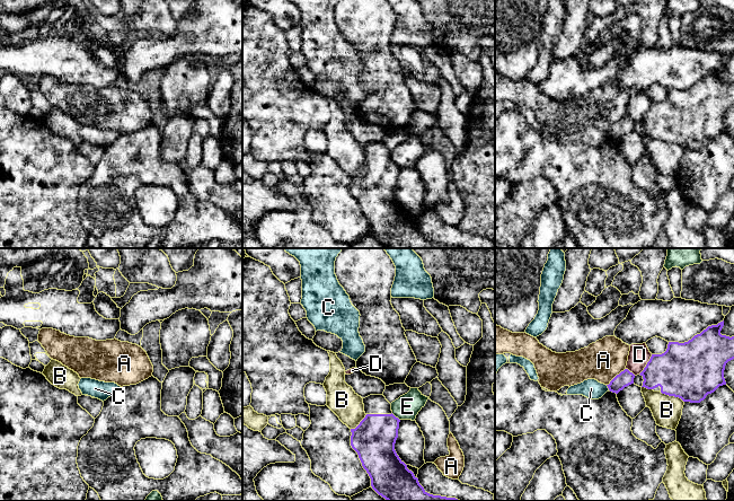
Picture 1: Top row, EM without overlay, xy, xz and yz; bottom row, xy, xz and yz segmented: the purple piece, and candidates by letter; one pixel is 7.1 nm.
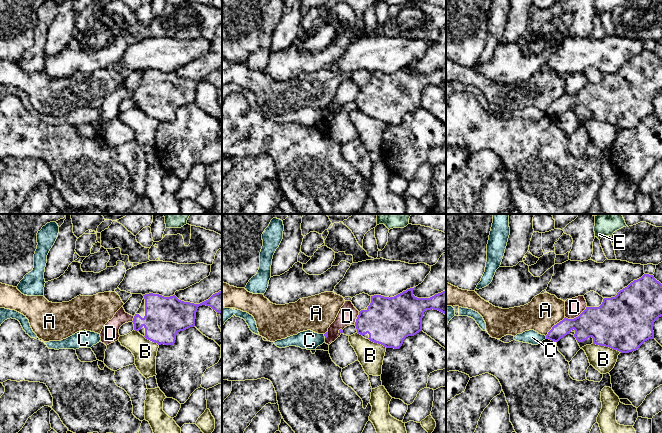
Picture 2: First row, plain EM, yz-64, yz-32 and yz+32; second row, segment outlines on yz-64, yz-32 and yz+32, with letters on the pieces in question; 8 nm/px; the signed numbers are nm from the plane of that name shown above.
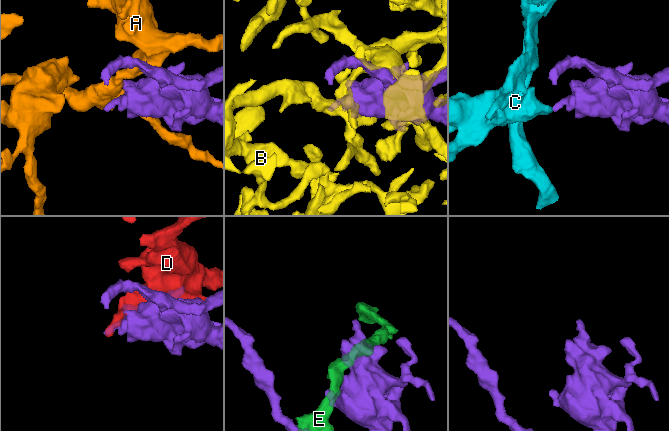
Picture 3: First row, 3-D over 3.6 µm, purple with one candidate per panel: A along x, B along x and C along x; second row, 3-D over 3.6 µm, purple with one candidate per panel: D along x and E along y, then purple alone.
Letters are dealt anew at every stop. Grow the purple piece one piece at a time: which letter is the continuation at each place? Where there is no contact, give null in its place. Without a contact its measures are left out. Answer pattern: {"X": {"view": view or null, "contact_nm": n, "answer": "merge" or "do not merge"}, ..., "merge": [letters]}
{"A": {"view": "yz", "contact_nm": 180, "answer": "do not merge"}, "B": {"view": "yz", "contact_nm": 190, "answer": "do not merge"}, "C": {"view": "yz", "contact_nm": 50, "answer": "do not merge"}, "D": {"view": "yz", "contact_nm": 170, "answer": "do not merge"}, "E": {"view": "xz", "contact_nm": 80, "answer": "do not merge"}, "merge": []}

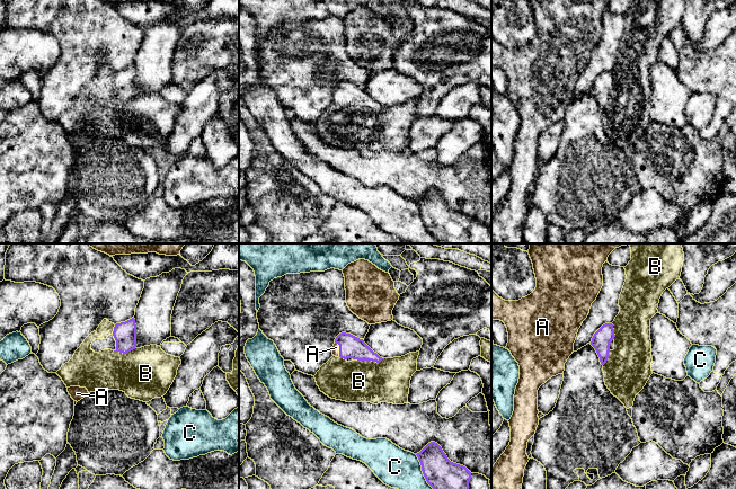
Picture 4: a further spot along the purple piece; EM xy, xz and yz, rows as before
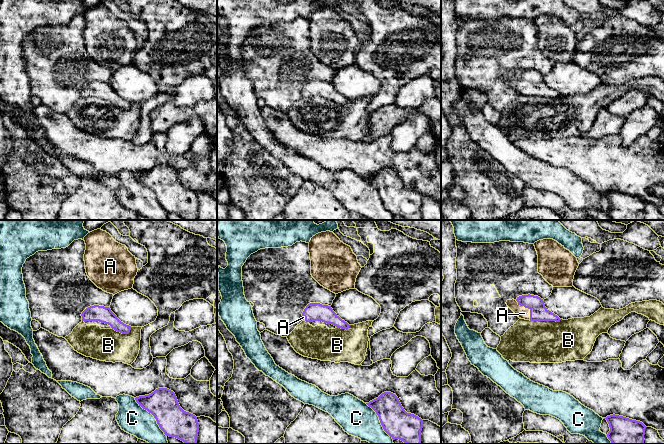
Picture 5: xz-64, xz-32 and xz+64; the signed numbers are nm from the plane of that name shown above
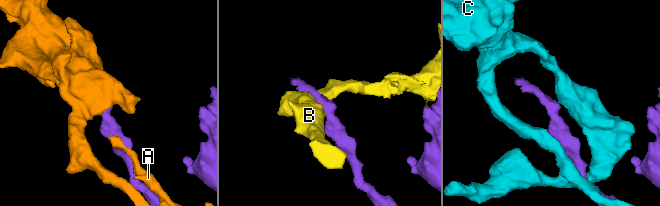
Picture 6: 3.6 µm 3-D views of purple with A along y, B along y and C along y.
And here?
{"A": {"view": "xz", "contact_nm": 110, "answer": "merge"}, "B": {"view": "xz", "contact_nm": 200, "answer": "do not merge"}, "C": {"view": "xz", "contact_nm": 340, "answer": "do not merge"}, "merge": ["A"]}

